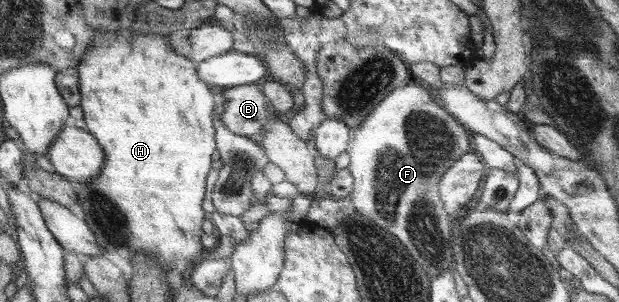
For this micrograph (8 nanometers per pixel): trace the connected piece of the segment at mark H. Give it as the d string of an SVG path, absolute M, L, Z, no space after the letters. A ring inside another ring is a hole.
M133 26L95 39L77 68L85 129L99 139L107 153L107 167L89 184L75 186L79 205L85 209L85 221L93 229L97 243L125 259L131 260L135 253L145 251L159 259L163 268L191 271L208 252L201 241L203 223L209 219L203 205L213 165L211 155L218 151L213 114L219 97L198 75L198 64L179 55L167 35L147 33L136 37Z

